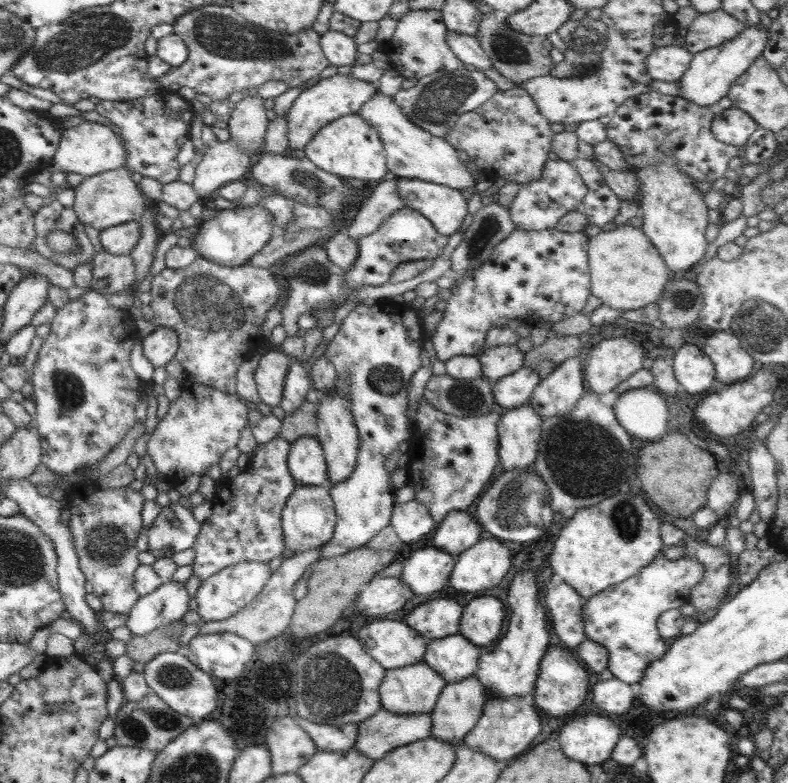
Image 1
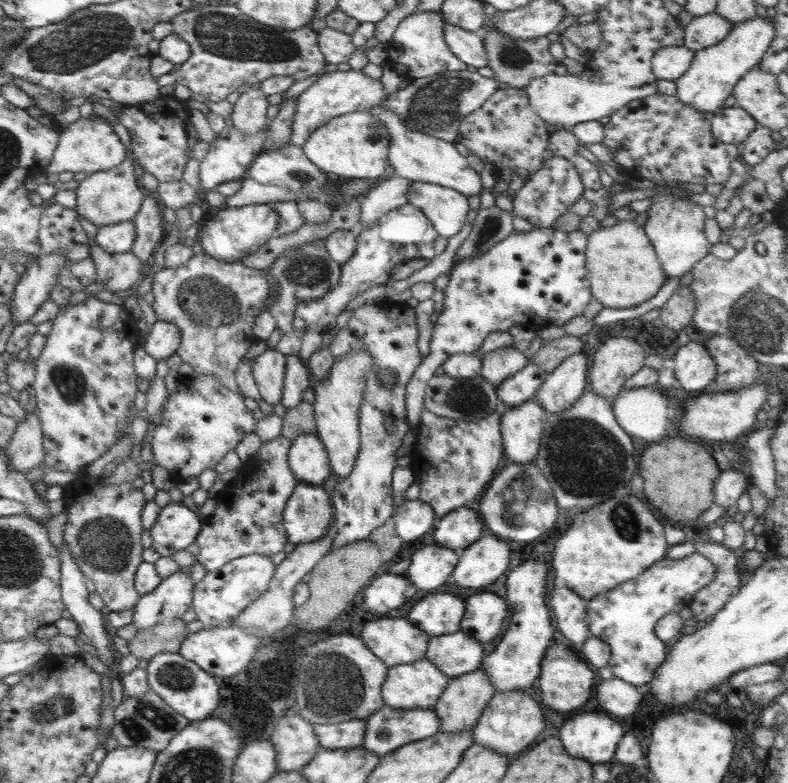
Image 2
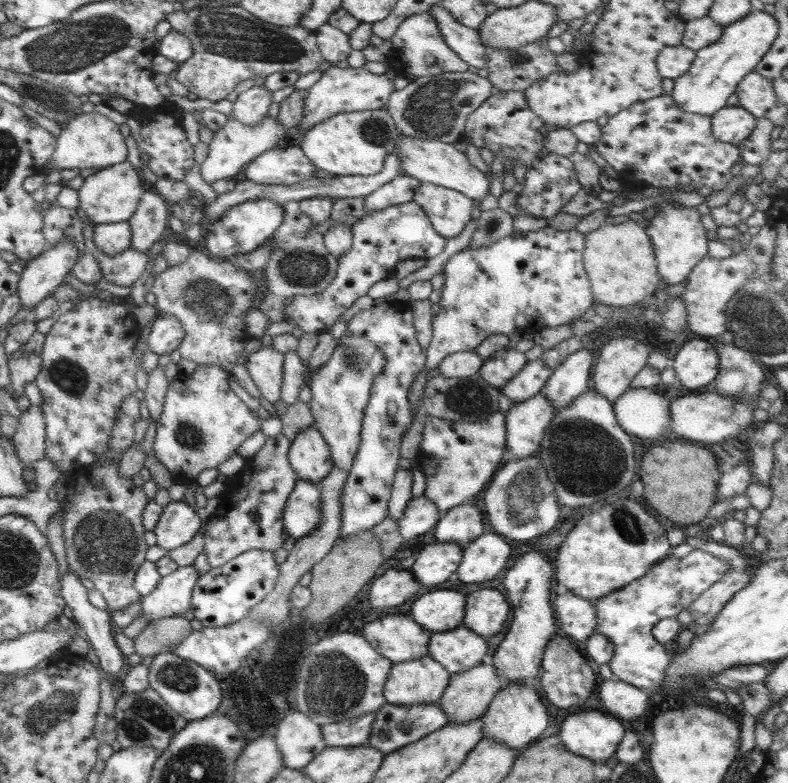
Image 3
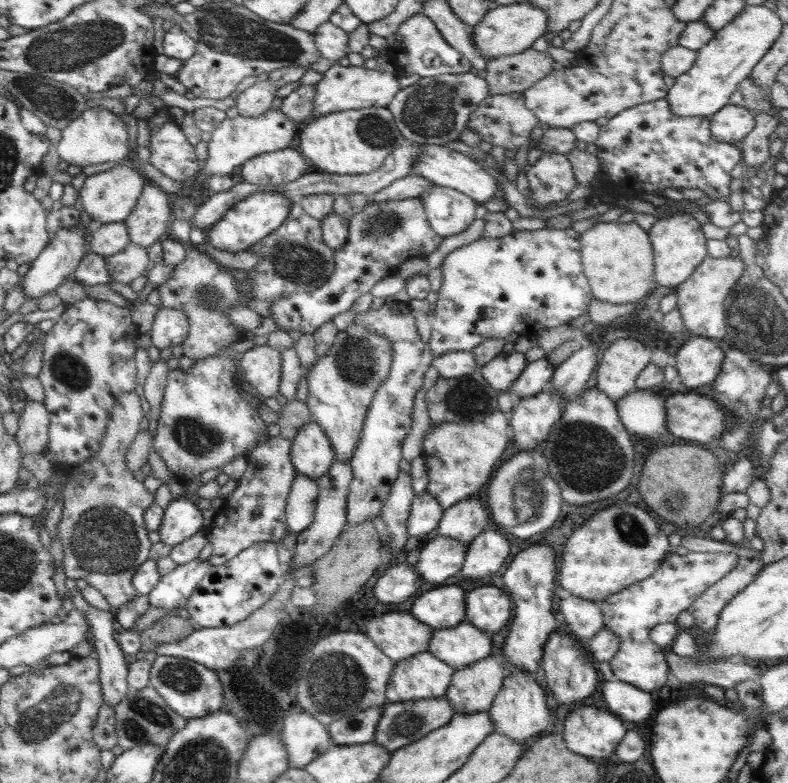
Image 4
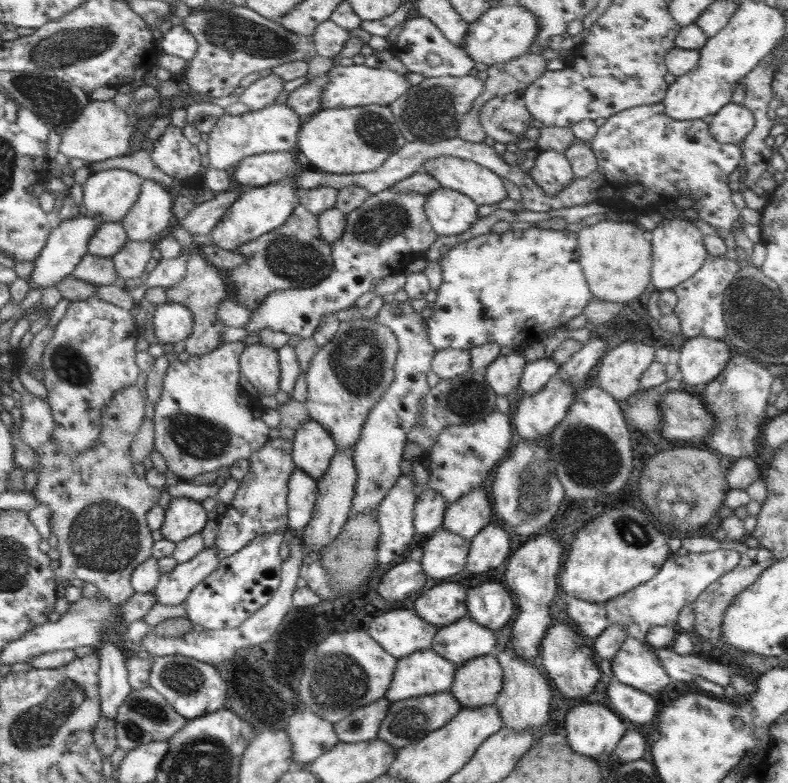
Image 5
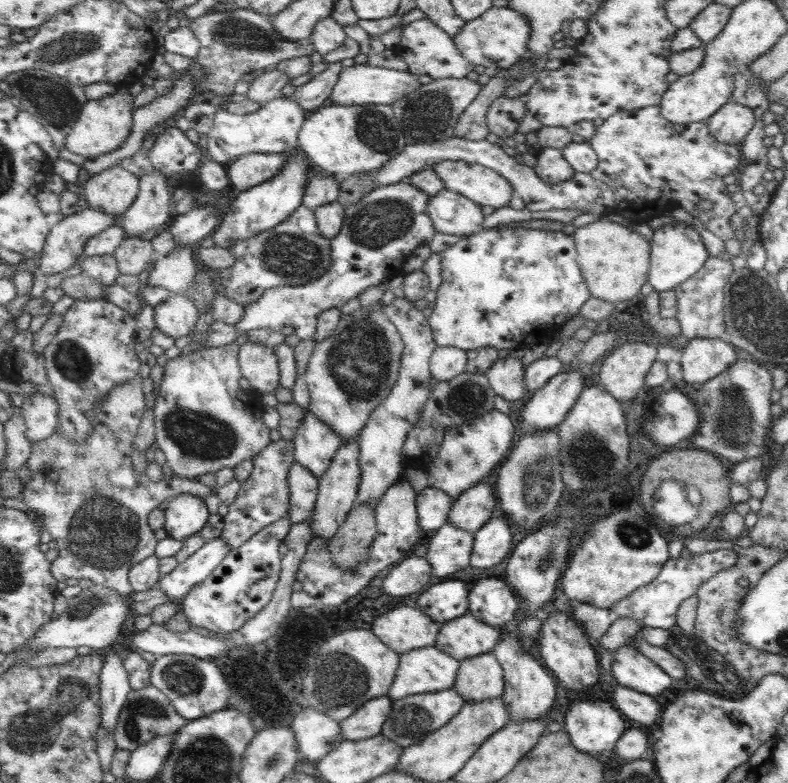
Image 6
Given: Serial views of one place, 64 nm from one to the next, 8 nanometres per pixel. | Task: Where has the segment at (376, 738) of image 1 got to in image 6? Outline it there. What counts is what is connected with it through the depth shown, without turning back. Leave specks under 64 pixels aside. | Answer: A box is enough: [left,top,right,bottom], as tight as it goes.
[381,689,465,748]

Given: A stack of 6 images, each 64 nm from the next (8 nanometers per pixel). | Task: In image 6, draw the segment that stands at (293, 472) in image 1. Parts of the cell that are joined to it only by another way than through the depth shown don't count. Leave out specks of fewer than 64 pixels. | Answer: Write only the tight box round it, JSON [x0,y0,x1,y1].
[293,410,343,479]

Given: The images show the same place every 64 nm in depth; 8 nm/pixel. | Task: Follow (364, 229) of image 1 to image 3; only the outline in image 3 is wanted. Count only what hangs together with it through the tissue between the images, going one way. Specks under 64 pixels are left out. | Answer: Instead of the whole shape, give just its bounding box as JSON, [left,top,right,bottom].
[363,175,421,213]

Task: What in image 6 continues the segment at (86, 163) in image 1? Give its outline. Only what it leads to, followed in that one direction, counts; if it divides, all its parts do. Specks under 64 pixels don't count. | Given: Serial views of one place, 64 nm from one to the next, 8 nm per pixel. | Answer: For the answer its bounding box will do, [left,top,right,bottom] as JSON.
[65,87,134,158]

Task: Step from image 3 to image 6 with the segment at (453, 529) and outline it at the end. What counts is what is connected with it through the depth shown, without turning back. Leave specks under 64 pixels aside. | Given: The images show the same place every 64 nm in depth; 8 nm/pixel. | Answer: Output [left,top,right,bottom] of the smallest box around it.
[448,482,497,536]

